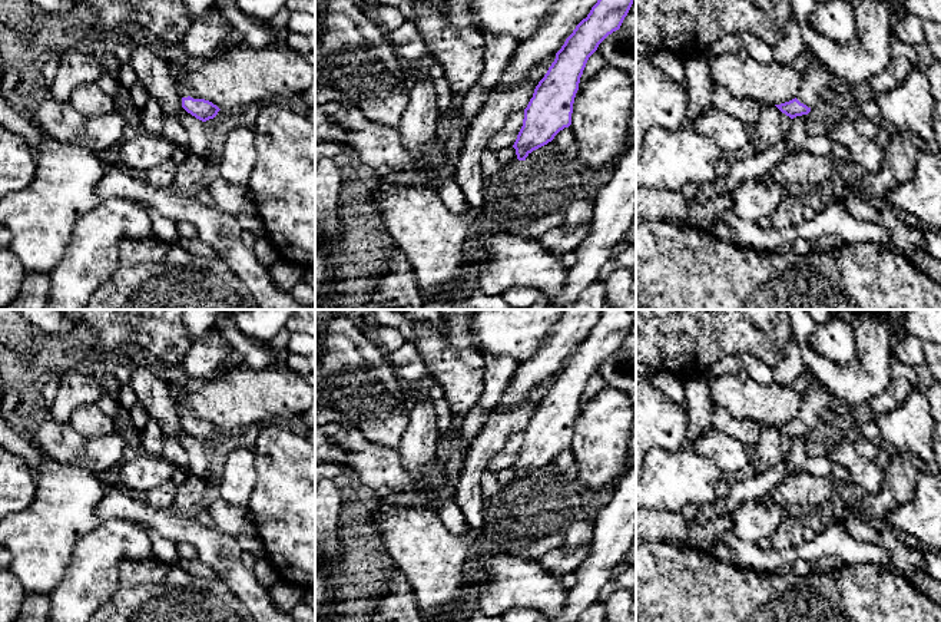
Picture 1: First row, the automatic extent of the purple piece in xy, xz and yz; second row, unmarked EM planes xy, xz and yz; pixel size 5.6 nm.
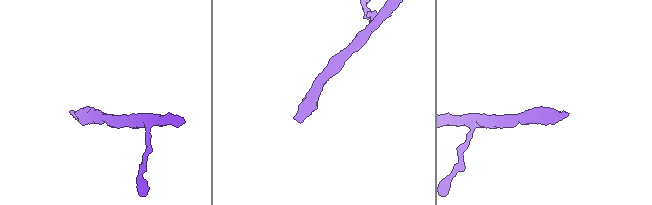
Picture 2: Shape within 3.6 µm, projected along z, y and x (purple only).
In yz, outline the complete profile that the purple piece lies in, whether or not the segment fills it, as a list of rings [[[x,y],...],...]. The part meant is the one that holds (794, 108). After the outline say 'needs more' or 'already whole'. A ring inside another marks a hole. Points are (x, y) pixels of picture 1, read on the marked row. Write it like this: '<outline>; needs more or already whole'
[[[801,66],[802,86],[798,96],[789,102],[775,105],[791,119],[808,115],[816,105],[829,100],[832,73],[821,66]]]; needs more

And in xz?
[[[597,0],[566,39],[524,109],[523,126],[513,145],[518,161],[547,145],[571,125],[580,77],[599,44],[619,30],[633,0]]]; already whole

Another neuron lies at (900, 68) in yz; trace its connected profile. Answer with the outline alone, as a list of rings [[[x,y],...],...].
[[[895,57],[889,67],[869,79],[871,87],[877,95],[884,93],[902,82],[914,70],[914,62],[905,57]]]

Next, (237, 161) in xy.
[[[238,125],[225,138],[219,156],[219,176],[235,185],[248,185],[255,162],[254,129]]]

